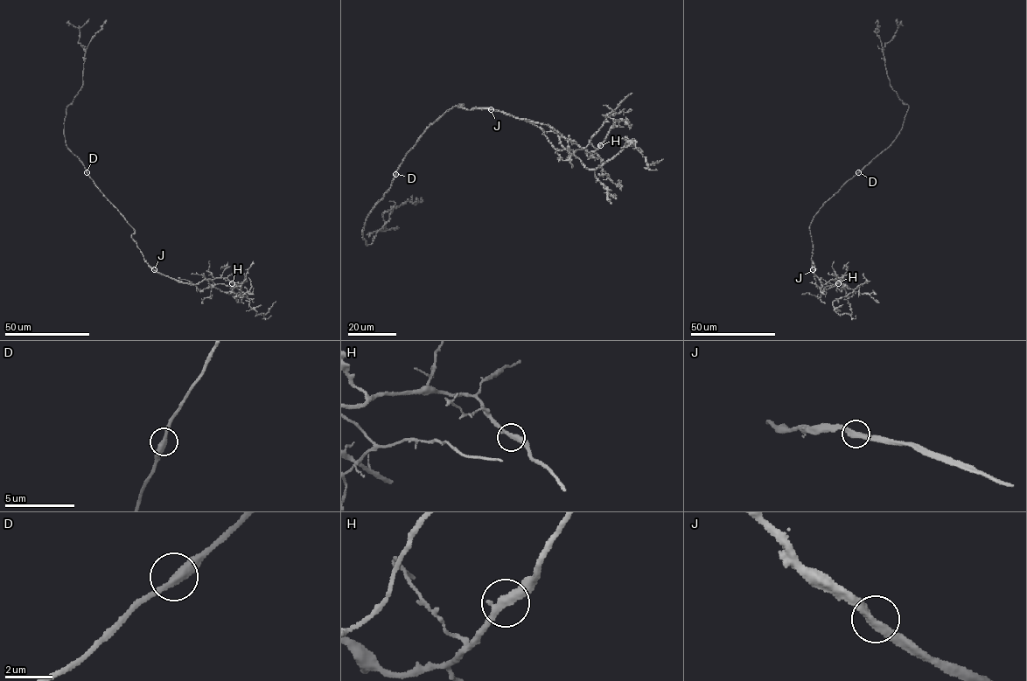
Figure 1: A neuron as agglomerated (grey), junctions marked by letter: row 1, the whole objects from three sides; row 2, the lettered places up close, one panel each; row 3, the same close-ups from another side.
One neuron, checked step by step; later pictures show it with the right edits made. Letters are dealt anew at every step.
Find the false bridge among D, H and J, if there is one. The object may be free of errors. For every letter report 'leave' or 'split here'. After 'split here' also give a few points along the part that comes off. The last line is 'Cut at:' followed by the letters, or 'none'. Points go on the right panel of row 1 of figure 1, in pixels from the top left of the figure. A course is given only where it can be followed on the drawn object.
D: leave
H: leave
J: leave
Cut at: none

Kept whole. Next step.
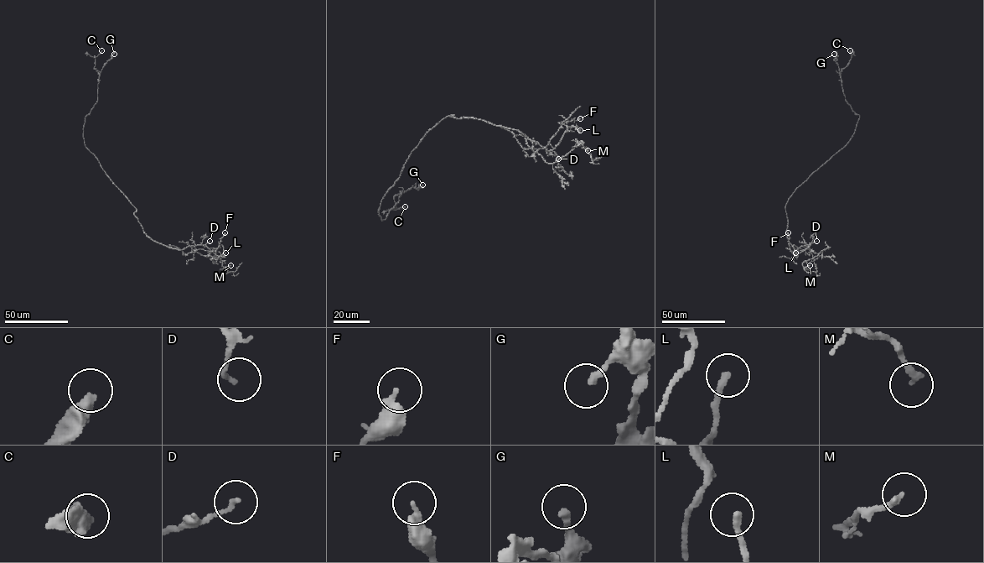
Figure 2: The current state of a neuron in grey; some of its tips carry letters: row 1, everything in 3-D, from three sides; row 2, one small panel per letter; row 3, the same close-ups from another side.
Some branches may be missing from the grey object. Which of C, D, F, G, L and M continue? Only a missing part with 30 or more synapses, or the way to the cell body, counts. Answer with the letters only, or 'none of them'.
none of them

